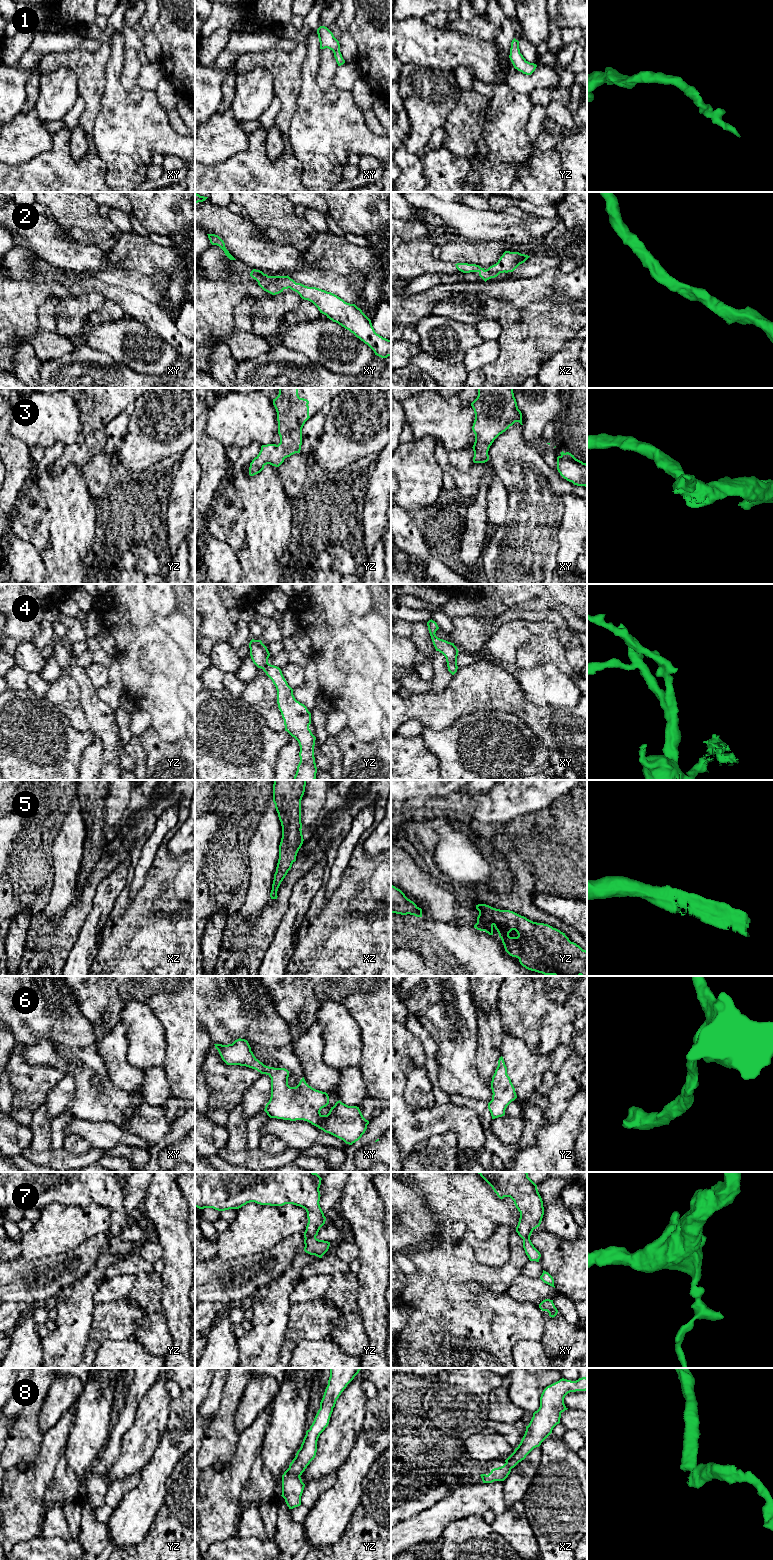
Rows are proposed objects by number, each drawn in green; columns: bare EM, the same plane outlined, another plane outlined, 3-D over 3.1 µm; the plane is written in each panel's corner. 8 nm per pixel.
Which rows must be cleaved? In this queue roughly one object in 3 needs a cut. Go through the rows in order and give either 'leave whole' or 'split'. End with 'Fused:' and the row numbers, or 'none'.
1: leave whole
2: leave whole
3: leave whole
4: leave whole
5: leave whole
6: leave whole
7: leave whole
8: split
Fused: 8

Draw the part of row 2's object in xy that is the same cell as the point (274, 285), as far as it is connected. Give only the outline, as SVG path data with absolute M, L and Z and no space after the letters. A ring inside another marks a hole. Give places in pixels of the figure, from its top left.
M253 269L250 276L258 282L264 291L272 295L290 288L297 292L302 299L312 302L320 313L349 330L367 344L375 355L381 358L391 356L391 340L377 334L371 320L355 304L347 303L331 292L296 283L288 275L268 276L260 270Z

